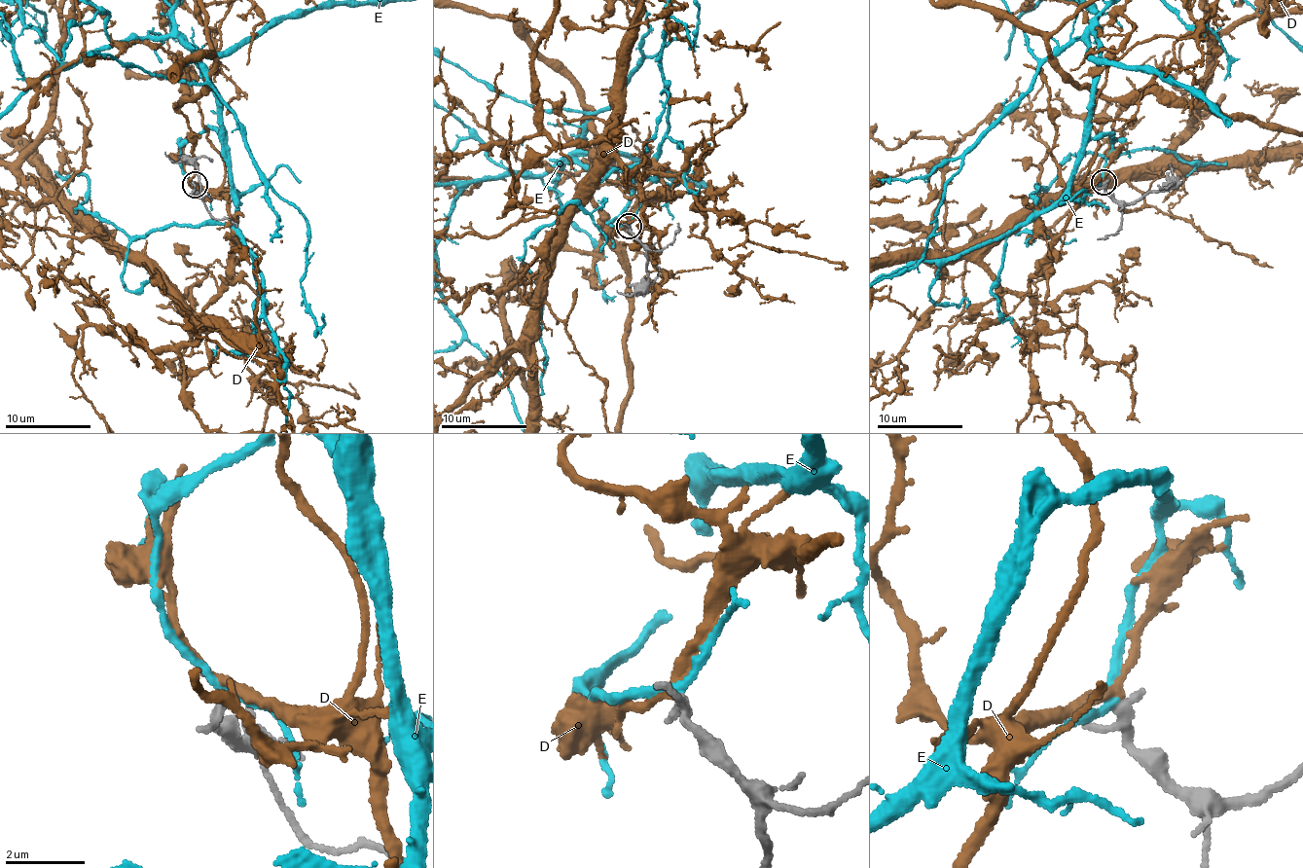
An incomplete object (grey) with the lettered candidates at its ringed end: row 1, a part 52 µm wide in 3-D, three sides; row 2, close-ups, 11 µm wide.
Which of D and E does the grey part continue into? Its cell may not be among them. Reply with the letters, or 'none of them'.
D

